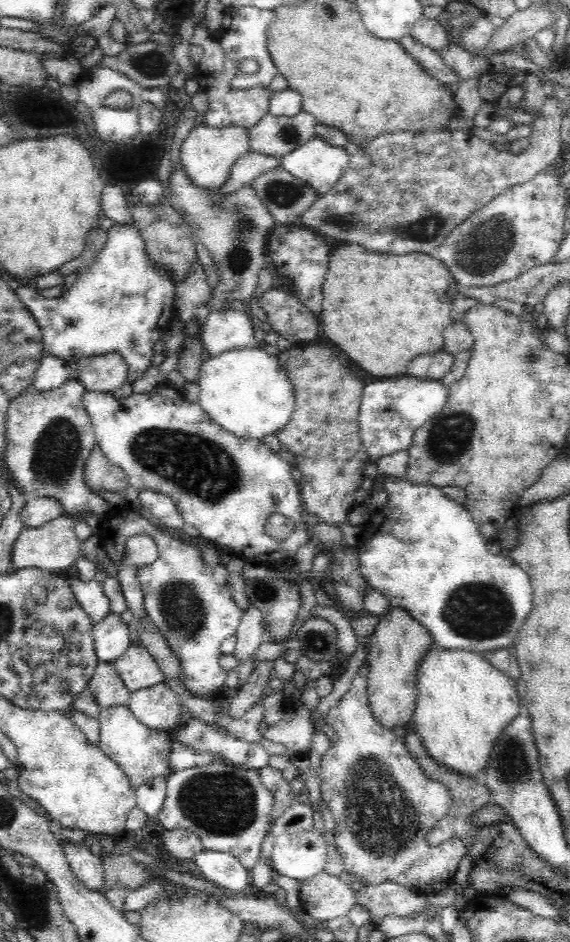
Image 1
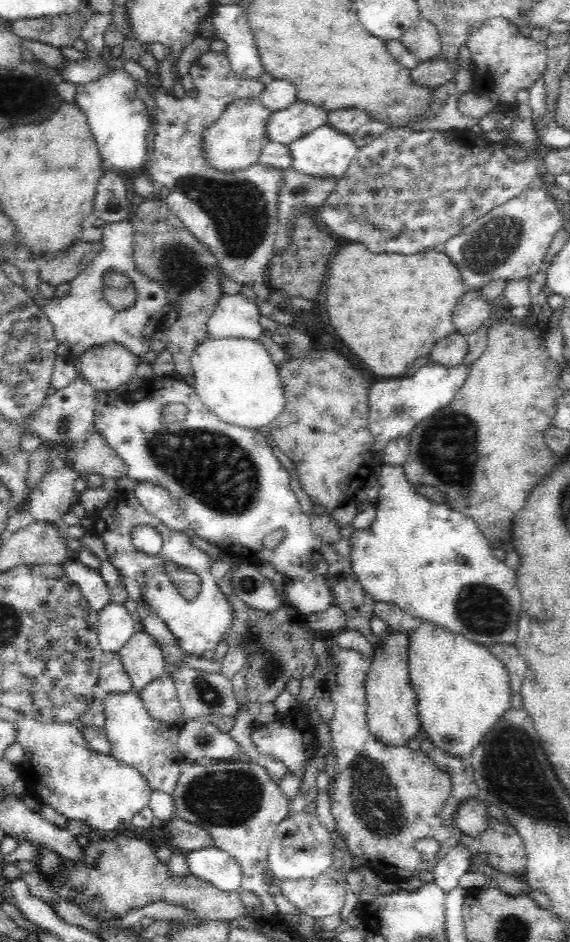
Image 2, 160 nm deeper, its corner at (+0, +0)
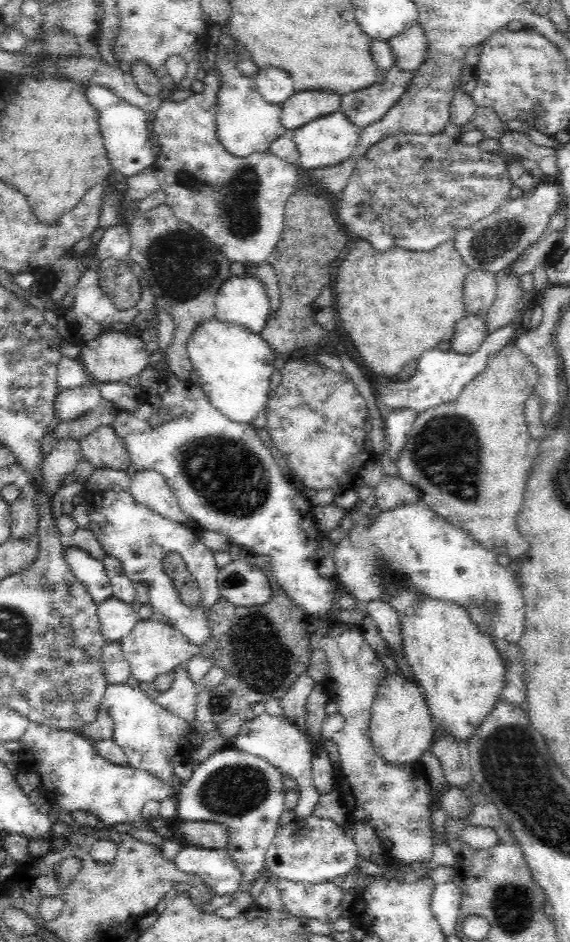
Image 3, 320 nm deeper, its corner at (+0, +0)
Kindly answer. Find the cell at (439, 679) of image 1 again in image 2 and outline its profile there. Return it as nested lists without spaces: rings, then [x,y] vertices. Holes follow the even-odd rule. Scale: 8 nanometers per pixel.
[[[416,618],[414,630],[408,633],[408,648],[406,648],[406,654],[408,655],[409,679],[413,685],[413,690],[416,692],[418,715],[420,715],[420,723],[422,723],[423,732],[430,737],[430,741],[434,743],[434,746],[441,748],[444,753],[454,757],[469,757],[474,751],[474,748],[480,743],[480,740],[482,740],[482,738],[490,731],[490,728],[493,728],[494,724],[504,715],[504,711],[512,706],[511,687],[506,667],[497,656],[494,656],[494,654],[490,652],[489,647],[474,642],[463,636],[463,634],[454,634],[454,632],[450,632],[445,626],[434,624],[429,620],[423,620],[423,618]]]

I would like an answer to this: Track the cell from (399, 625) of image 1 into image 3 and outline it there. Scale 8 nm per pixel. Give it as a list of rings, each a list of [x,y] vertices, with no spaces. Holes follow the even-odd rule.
[[[387,674],[372,706],[370,739],[374,751],[385,761],[401,768],[421,769],[425,752],[432,752],[435,724],[424,693],[404,675]]]

